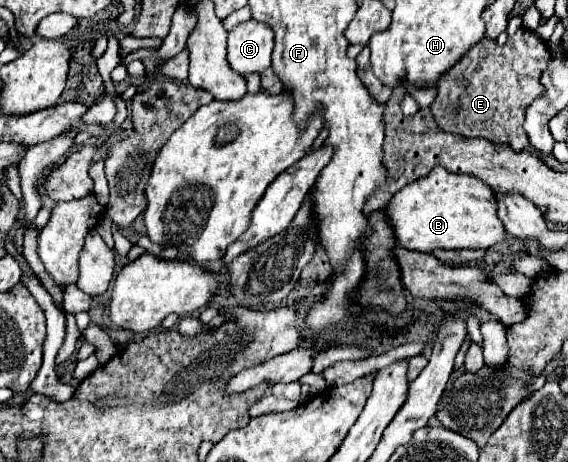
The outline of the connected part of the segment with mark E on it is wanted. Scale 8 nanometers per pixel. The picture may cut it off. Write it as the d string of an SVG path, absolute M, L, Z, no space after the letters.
M519 28L515 36L509 36L505 46L483 38L455 66L459 78L465 78L465 82L453 82L453 70L437 82L439 94L431 110L439 128L451 134L491 134L491 142L509 144L517 152L525 150L529 140L523 132L523 116L527 106L543 92L539 78L549 60L545 42L527 28Z

